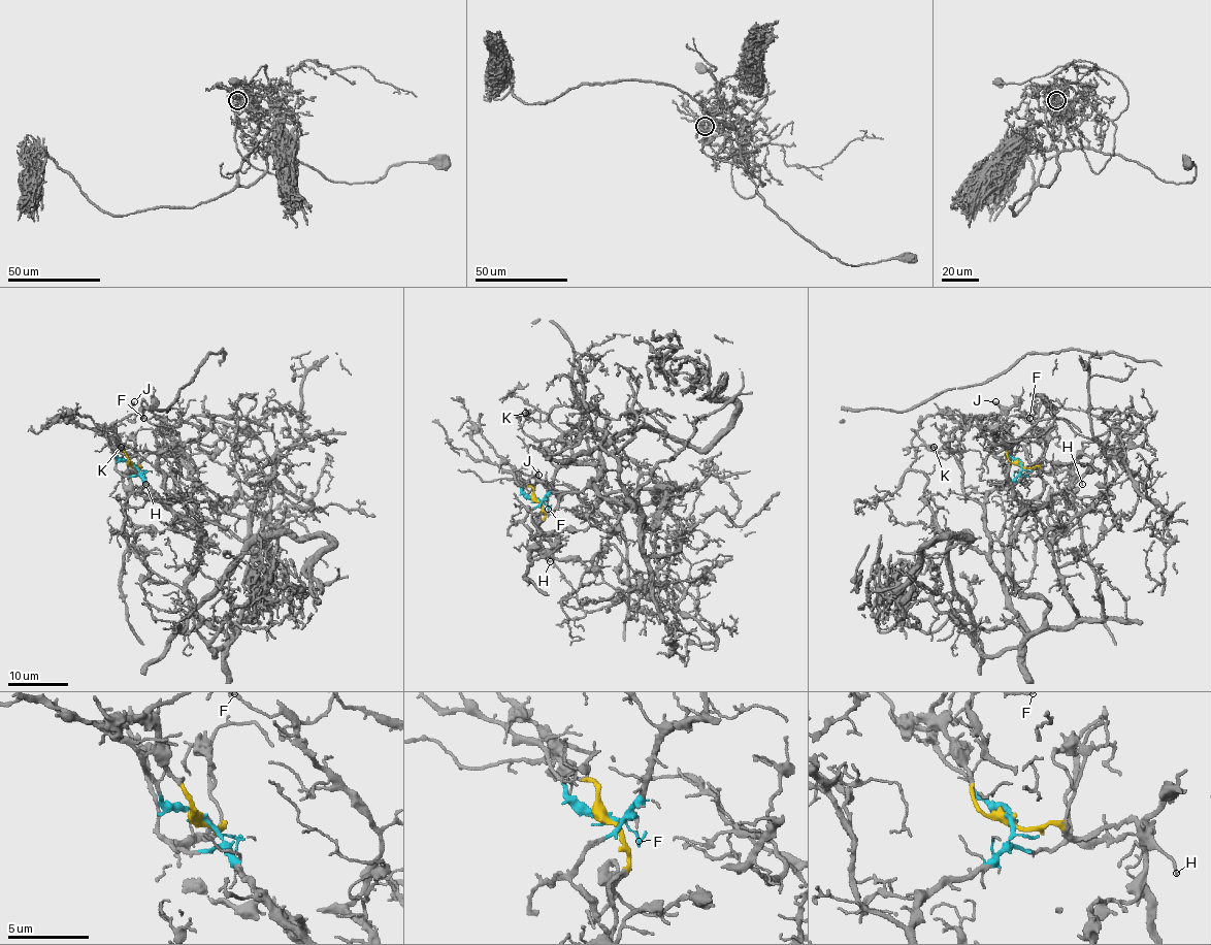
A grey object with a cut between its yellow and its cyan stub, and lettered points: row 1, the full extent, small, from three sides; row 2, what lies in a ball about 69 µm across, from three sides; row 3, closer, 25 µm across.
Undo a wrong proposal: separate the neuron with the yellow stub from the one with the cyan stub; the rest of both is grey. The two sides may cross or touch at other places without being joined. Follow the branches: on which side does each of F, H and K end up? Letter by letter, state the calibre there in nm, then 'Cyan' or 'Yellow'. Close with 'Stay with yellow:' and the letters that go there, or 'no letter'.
F: Thickness 170 nm. Cyan
H: Thickness 140 nm. Yellow
K: Thickness 120 nm. Cyan
Stay with yellow: H

